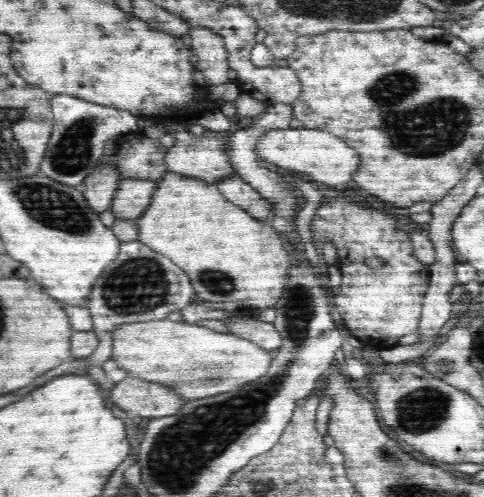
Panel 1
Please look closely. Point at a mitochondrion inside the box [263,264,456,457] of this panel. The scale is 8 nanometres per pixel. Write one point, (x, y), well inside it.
(423, 408)

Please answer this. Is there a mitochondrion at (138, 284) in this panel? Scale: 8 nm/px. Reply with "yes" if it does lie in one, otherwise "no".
yes

